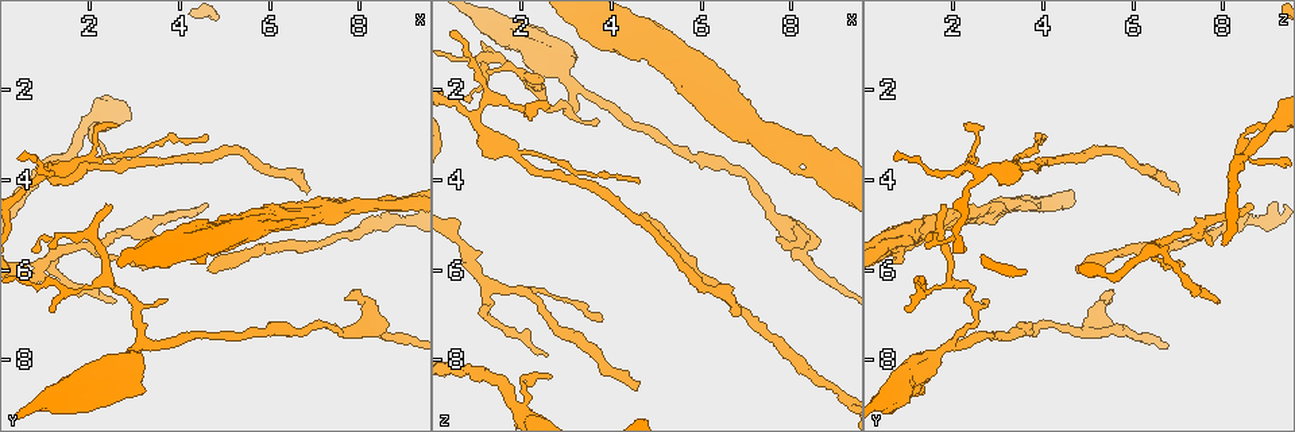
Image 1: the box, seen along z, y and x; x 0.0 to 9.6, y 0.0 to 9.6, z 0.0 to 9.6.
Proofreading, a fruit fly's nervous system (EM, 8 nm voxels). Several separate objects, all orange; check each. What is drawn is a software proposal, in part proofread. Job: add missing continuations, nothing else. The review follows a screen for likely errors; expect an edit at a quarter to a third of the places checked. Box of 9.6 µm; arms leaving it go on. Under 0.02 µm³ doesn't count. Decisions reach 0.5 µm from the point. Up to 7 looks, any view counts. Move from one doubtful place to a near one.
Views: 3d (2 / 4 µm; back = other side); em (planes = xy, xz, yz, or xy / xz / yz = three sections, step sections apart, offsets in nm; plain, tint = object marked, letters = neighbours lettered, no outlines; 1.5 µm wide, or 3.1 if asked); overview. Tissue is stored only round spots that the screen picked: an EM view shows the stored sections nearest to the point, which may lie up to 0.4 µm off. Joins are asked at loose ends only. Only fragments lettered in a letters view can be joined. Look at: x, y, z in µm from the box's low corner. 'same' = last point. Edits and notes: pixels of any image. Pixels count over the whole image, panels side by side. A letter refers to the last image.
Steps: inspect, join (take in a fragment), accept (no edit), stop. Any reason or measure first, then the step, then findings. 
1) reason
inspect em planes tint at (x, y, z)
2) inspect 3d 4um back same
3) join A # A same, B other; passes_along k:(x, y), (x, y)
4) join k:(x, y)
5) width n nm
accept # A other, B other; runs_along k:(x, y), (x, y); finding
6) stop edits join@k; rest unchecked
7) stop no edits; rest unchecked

thin end
inspect 3d 2um at (3.75, 6.65, 2.65)

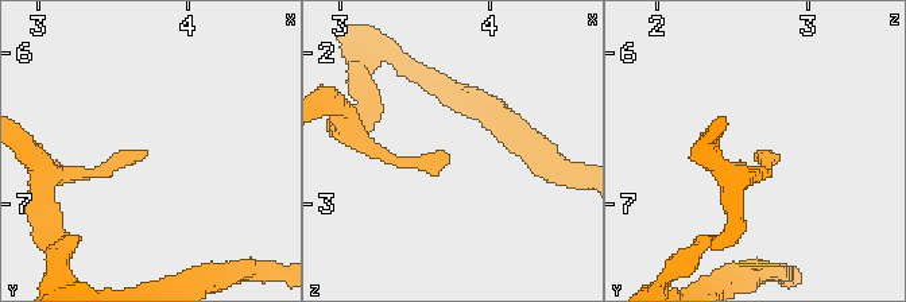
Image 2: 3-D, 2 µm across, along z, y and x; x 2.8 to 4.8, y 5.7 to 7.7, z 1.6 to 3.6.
shape alone is not enough
inspect em planes plain at (3.70, 6.66, 2.68)

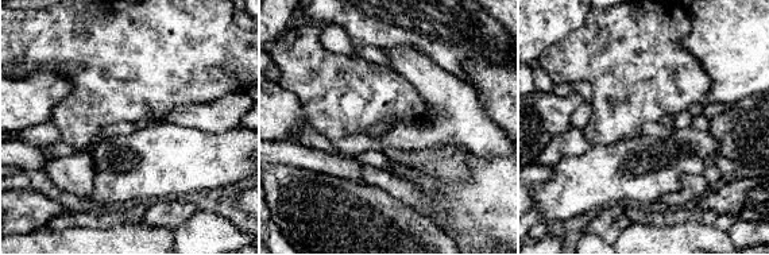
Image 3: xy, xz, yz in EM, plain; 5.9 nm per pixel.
inspect em planes letters same

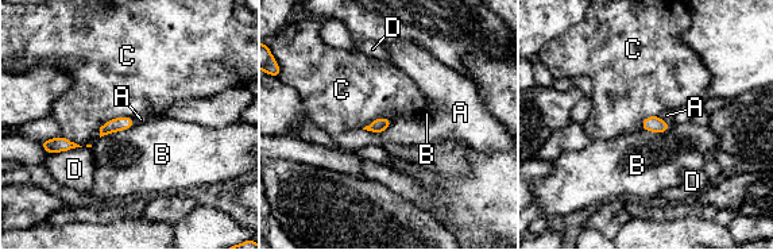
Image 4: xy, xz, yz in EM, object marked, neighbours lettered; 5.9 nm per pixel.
width 80 nm
accept # A other, B other, C other, D other; border 4:(393, 123), (379, 133), (362, 129); no lettered fragment goes on from it

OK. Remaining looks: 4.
an open end
inspect em planes tint at (2.60, 2.80, 2.30)

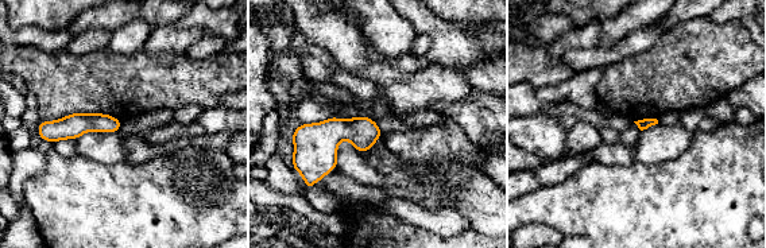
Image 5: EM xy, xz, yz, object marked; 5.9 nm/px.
what lies round it
inspect em planes letters same

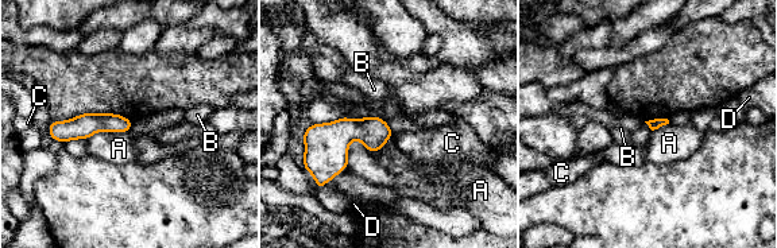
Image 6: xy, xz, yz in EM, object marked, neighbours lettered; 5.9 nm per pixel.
accept # A other, B other, C other, D other; no lettered fragment goes on from it

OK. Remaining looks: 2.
tapers out
inspect em planes letters at (2.30, 4.60, 1.70)

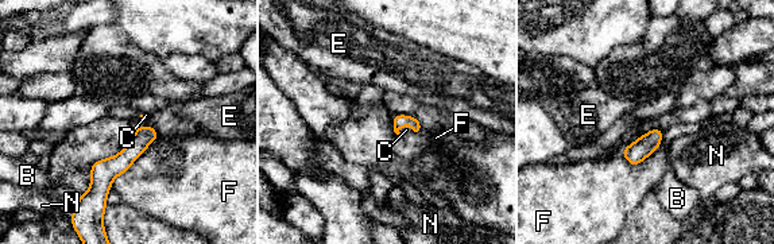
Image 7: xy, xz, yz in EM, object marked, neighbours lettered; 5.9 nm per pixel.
longest_contact F 400 nm
join C # B other, C same, E other, F other, N other; passes_along 7:(399, 120), (405, 124), (406, 130); the neuron continues

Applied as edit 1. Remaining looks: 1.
stop edits join@7; rest unchecked

